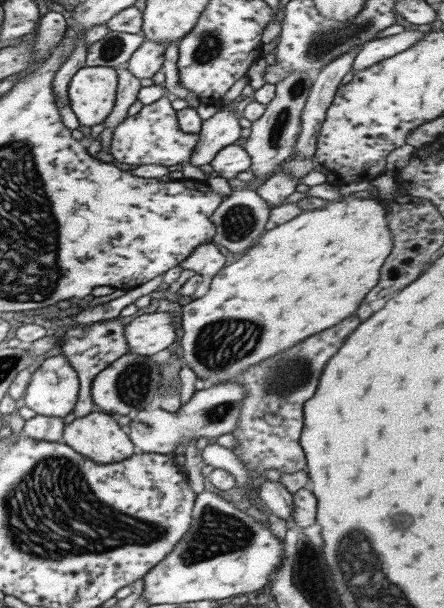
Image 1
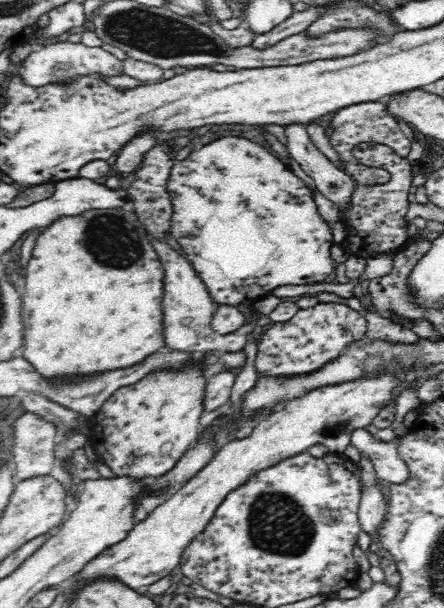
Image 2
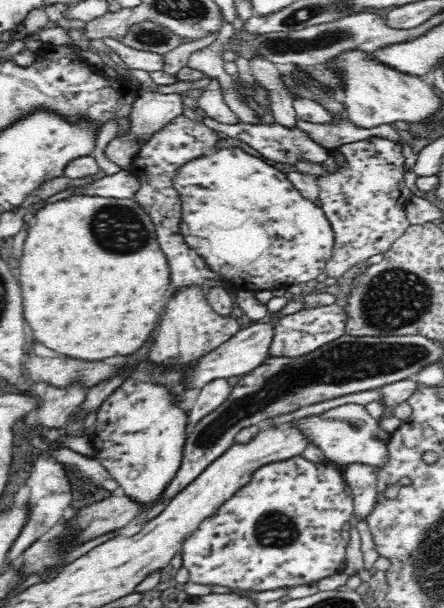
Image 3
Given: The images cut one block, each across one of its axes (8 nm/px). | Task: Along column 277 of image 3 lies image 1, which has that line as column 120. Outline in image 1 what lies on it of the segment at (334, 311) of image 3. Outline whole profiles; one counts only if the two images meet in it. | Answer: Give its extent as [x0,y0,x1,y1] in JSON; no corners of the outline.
[59,318,127,418]

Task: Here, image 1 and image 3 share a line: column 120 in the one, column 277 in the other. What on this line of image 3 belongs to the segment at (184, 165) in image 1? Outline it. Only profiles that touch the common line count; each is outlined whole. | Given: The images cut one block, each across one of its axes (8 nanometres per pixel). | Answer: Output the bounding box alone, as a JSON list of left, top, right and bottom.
[204,117,333,165]

